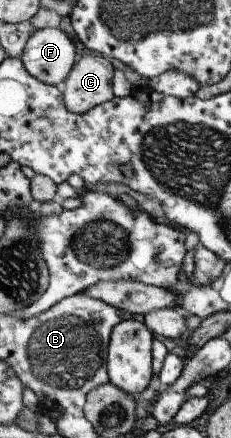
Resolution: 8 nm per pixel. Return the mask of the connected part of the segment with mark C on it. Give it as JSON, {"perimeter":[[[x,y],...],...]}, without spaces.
{"perimeter":[[[98,54],[82,56],[64,82],[64,104],[70,112],[83,114],[115,98],[112,91],[114,66]]]}

